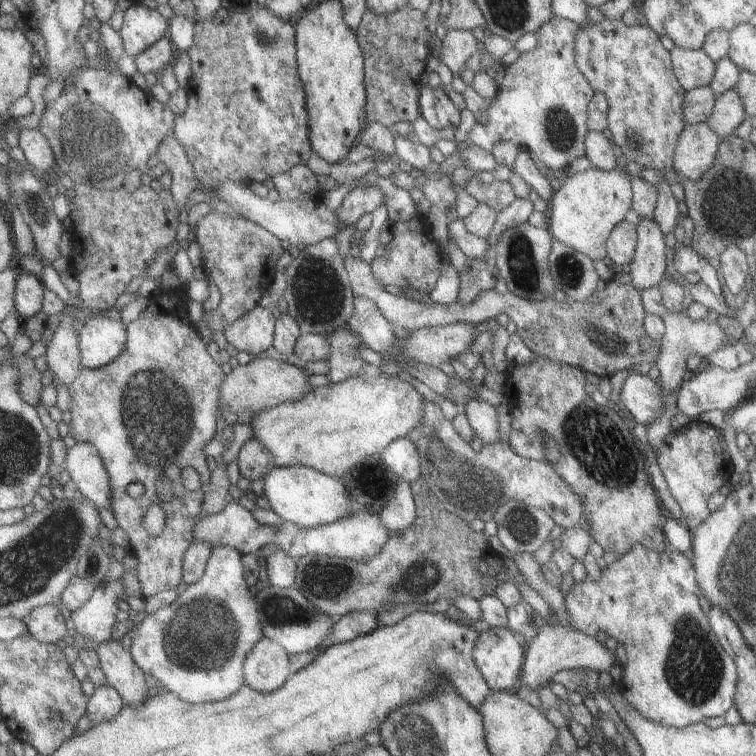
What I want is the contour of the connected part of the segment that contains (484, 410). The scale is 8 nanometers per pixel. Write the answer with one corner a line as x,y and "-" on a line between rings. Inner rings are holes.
472,397
463,409
472,430
484,445
500,441
498,412
493,404

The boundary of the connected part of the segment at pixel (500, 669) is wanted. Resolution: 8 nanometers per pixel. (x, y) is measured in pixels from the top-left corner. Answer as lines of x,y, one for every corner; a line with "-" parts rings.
489,626
486,631
479,633
473,648
473,657
491,691
511,690
521,673
525,649
525,645
519,643
508,627

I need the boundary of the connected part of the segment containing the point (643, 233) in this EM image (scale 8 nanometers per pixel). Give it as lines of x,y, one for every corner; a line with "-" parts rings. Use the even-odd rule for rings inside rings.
642,217
637,224
637,247
630,266
631,283
641,291
656,286
665,277
666,268
668,268
668,258
664,253
666,246
664,244
664,233
658,226
658,223
652,218

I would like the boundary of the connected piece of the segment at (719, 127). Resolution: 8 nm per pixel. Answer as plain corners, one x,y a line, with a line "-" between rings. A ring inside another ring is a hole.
732,88
716,99
712,114
705,120
708,126
725,139
734,132
747,118
740,95

